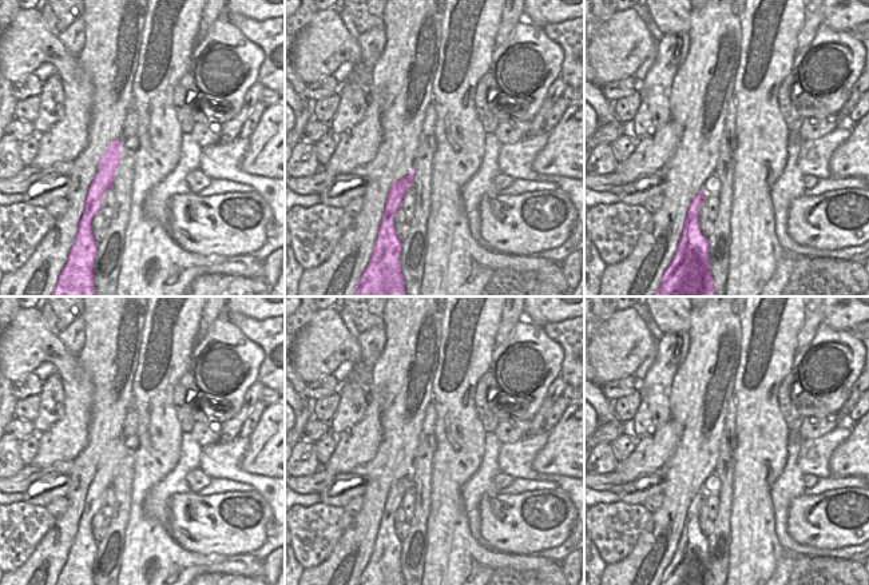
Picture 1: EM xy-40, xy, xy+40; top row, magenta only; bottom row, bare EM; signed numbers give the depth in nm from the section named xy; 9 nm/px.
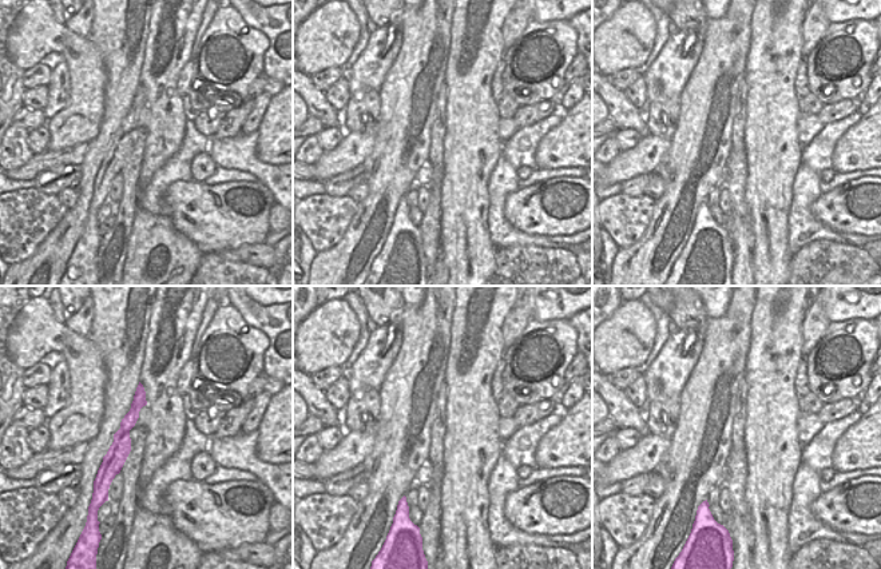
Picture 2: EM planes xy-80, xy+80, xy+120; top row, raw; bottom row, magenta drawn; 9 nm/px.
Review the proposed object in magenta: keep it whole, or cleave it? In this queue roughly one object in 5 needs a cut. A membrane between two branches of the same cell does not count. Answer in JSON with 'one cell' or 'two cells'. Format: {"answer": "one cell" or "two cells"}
{"answer": "one cell"}

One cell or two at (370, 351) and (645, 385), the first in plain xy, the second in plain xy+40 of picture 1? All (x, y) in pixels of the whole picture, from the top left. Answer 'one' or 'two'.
one

